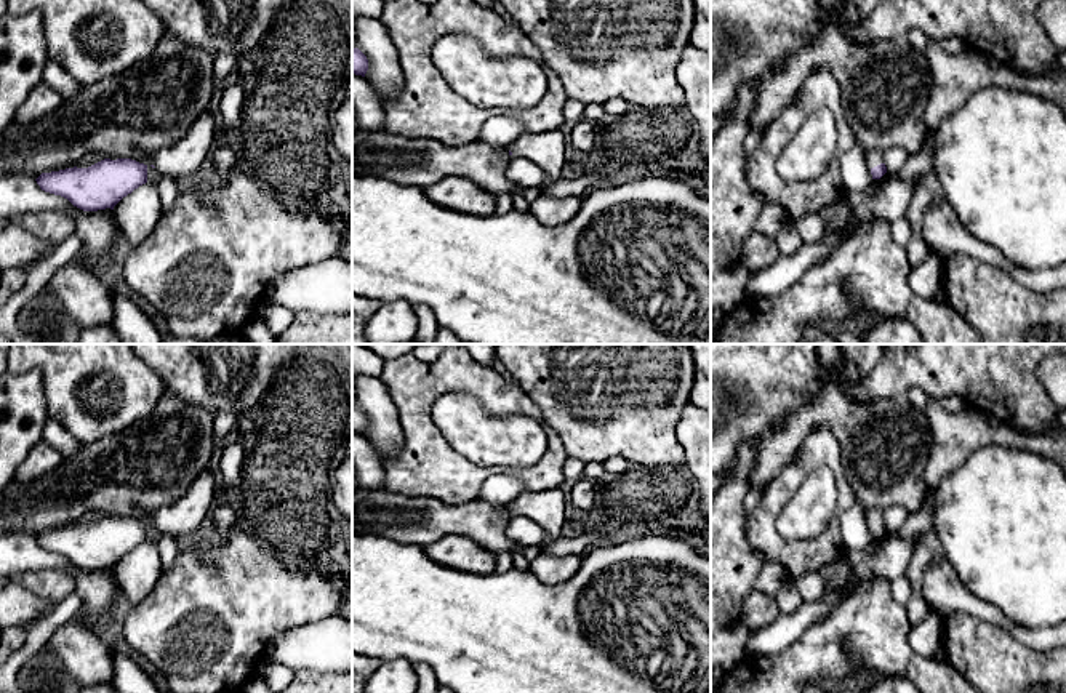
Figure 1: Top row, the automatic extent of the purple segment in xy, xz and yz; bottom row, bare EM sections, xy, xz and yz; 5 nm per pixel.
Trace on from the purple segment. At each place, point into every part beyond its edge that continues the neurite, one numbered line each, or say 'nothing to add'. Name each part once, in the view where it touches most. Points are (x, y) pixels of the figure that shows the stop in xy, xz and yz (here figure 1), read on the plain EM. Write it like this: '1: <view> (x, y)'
1: yz (873, 516)

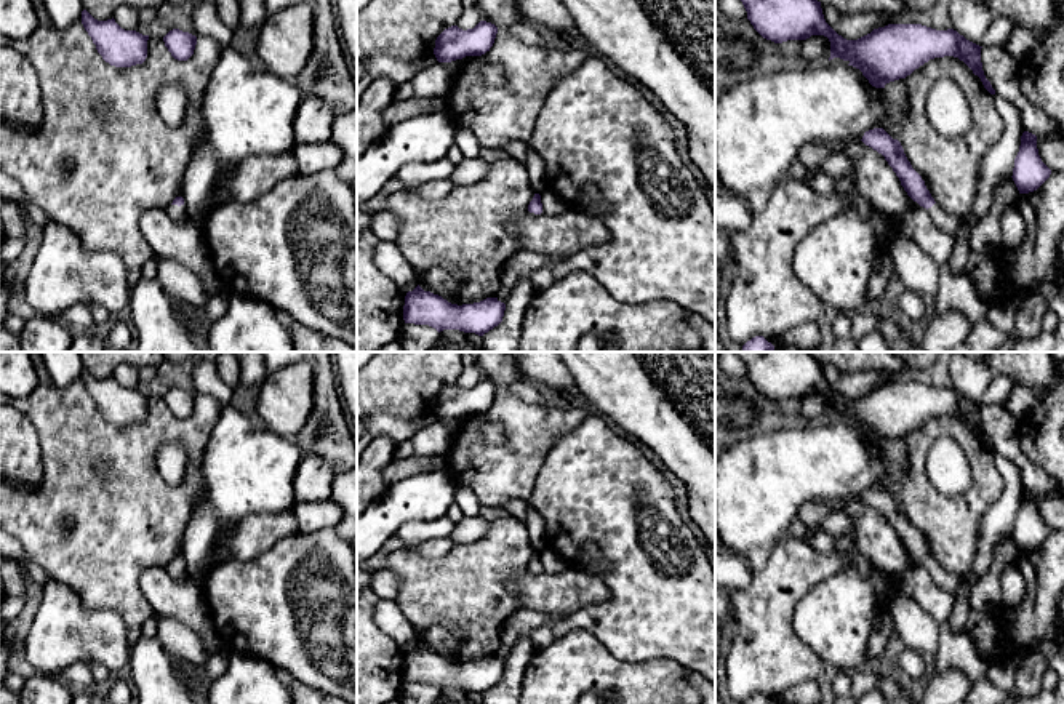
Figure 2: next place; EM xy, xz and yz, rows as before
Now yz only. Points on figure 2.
1: yz (956, 584)

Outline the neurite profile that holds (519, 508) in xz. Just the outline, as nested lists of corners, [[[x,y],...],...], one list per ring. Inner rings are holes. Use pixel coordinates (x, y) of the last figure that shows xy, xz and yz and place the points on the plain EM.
[[[514,499],[504,504],[504,509],[507,510],[507,514],[522,522],[526,520],[528,507],[530,507],[530,502],[525,499]]]

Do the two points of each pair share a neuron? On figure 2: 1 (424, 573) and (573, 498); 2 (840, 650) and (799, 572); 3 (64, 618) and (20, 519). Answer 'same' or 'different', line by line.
1: different
2: different
3: different

